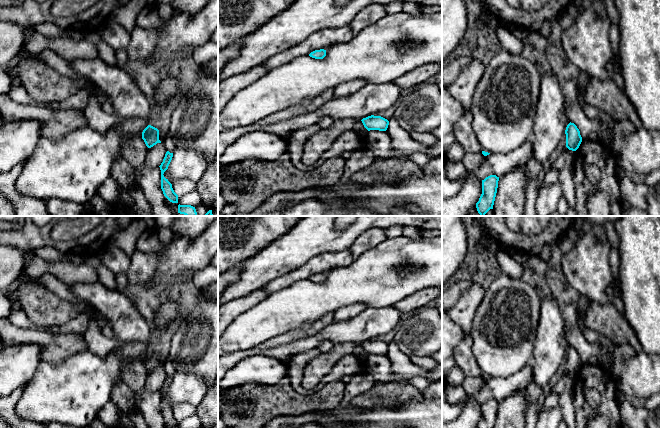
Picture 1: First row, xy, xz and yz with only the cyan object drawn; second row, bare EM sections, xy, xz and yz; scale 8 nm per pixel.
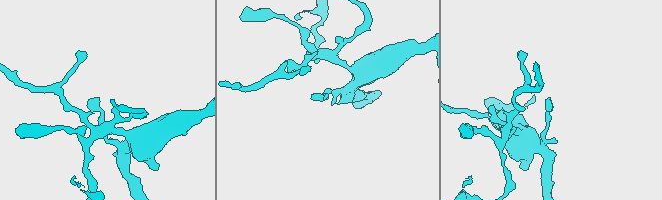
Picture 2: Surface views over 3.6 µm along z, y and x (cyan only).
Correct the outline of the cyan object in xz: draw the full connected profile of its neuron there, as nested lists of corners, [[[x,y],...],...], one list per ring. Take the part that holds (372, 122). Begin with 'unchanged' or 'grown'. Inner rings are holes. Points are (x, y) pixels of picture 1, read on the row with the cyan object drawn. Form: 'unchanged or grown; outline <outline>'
unchanged; outline [[[368,116],[363,118],[362,123],[364,127],[370,130],[379,130],[379,131],[386,131],[389,125],[389,121],[381,116]]]

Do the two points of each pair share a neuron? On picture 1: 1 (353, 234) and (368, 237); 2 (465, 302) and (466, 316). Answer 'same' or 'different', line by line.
1: different
2: same

